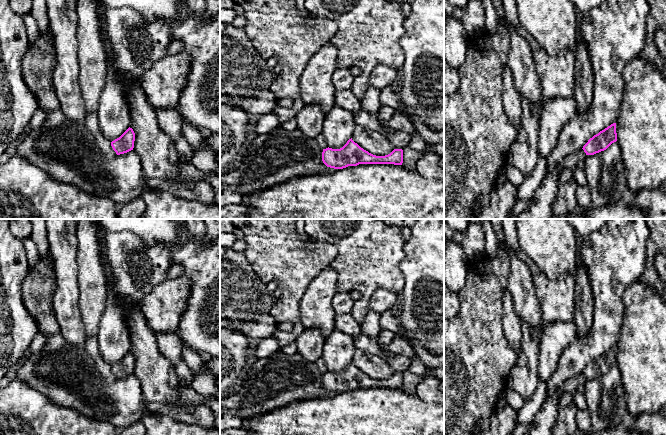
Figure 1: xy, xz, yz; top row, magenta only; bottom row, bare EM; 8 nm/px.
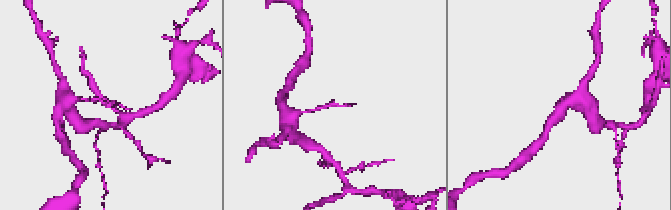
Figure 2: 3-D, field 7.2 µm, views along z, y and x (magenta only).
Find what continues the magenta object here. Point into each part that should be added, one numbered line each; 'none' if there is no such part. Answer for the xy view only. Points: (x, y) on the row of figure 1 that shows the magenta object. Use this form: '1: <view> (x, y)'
1: xy (136, 44)

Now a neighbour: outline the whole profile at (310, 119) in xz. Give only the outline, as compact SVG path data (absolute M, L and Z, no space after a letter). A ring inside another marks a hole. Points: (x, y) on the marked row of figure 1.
M316 103L304 105L295 115L297 129L309 138L316 138L322 133L324 118L325 114Z

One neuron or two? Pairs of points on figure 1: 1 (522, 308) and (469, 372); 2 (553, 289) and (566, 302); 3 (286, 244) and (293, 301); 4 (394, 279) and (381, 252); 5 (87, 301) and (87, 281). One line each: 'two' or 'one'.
1: two
2: one
3: one
4: one
5: one

